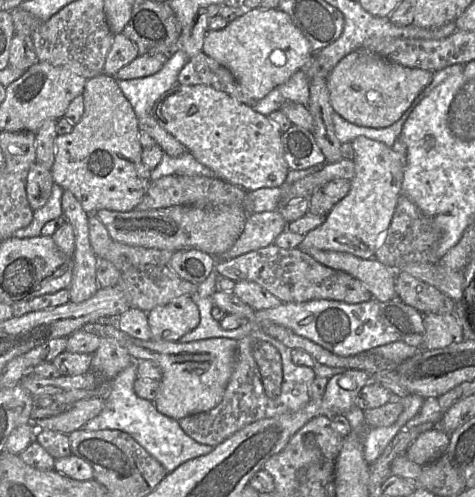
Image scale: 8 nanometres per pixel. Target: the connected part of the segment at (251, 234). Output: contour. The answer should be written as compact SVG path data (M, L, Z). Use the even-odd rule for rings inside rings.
M280 210L250 214L242 234L234 245L227 252L214 257L220 262L268 247L287 230L287 225Z

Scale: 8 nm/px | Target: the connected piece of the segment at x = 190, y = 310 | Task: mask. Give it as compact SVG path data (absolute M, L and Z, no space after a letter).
M183 295L147 312L152 339L178 342L200 322L198 306L191 296Z

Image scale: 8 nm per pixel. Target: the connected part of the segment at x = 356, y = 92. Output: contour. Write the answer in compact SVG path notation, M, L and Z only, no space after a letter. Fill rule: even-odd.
M366 49L342 58L327 78L333 110L345 120L362 127L386 128L397 122L432 82L434 72L389 61Z

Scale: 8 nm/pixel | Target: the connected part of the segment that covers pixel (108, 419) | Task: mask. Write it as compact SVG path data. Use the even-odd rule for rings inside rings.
M136 361L117 375L112 383L112 391L102 412L87 422L83 429L90 431L120 430L130 434L151 456L163 465L167 473L182 463L209 454L214 447L201 444L189 437L181 428L179 420L169 418L156 409L154 402L140 398L134 390Z

